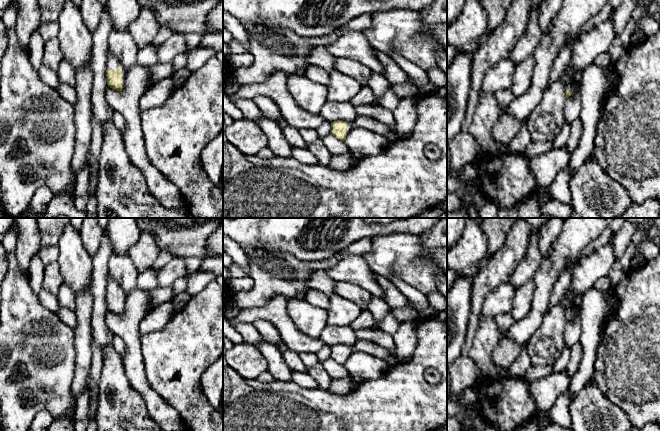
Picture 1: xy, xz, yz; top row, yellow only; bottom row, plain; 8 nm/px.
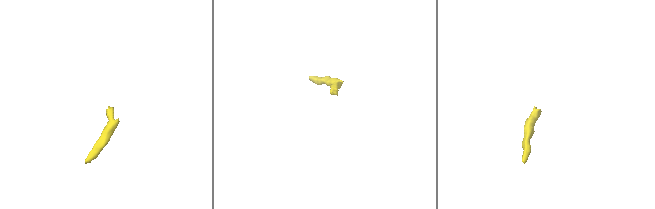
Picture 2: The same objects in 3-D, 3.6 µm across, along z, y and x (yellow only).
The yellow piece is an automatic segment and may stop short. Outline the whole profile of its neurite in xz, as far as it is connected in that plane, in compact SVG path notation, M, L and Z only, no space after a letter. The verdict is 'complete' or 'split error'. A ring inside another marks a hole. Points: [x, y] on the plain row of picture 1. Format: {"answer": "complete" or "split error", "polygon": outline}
{"answer": "split error", "polygon": "M337 344L331 347L331 357L336 362L344 365L348 357L353 352L353 348L342 344Z"}

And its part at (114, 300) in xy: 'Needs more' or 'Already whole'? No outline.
Needs more

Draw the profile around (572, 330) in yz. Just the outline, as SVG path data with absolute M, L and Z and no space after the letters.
M580 315L573 316L569 322L566 322L564 329L565 344L569 349L580 341L581 319Z

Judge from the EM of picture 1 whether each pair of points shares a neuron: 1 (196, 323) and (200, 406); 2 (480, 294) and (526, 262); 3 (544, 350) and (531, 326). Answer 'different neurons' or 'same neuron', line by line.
1: same neuron
2: different neurons
3: different neurons

